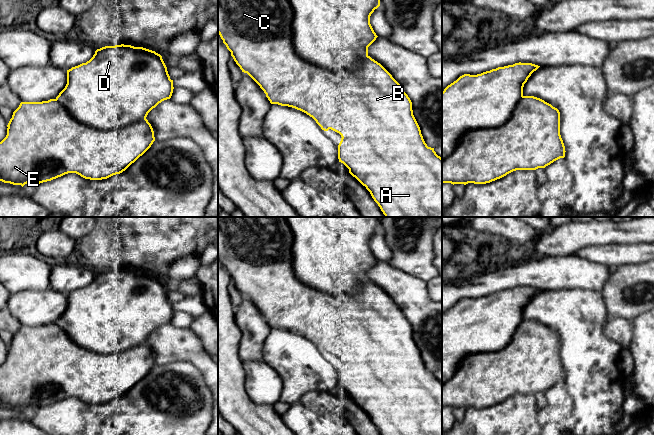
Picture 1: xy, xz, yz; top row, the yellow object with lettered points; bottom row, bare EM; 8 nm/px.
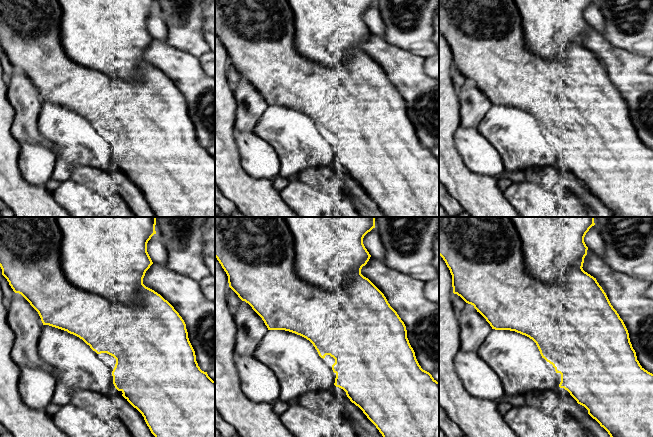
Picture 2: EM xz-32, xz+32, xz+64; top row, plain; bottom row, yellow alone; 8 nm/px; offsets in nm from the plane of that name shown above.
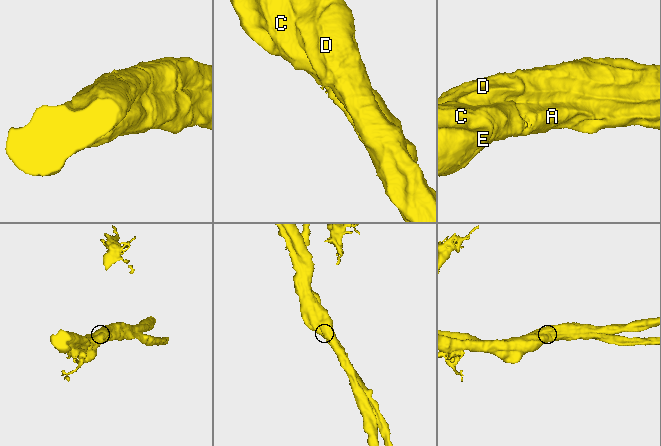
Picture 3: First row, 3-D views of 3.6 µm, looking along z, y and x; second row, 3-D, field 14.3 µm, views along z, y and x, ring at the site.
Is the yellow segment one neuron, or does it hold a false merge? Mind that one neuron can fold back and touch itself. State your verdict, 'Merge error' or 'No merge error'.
Merge error

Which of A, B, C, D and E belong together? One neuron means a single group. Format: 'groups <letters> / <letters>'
groups A B C E / D

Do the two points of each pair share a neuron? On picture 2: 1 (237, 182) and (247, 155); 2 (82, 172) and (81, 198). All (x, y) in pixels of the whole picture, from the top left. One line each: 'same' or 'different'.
1: different
2: different

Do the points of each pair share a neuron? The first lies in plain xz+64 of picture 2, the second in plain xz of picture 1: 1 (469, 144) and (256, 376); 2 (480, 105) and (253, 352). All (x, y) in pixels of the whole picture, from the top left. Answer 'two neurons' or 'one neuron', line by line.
1: one neuron
2: one neuron

